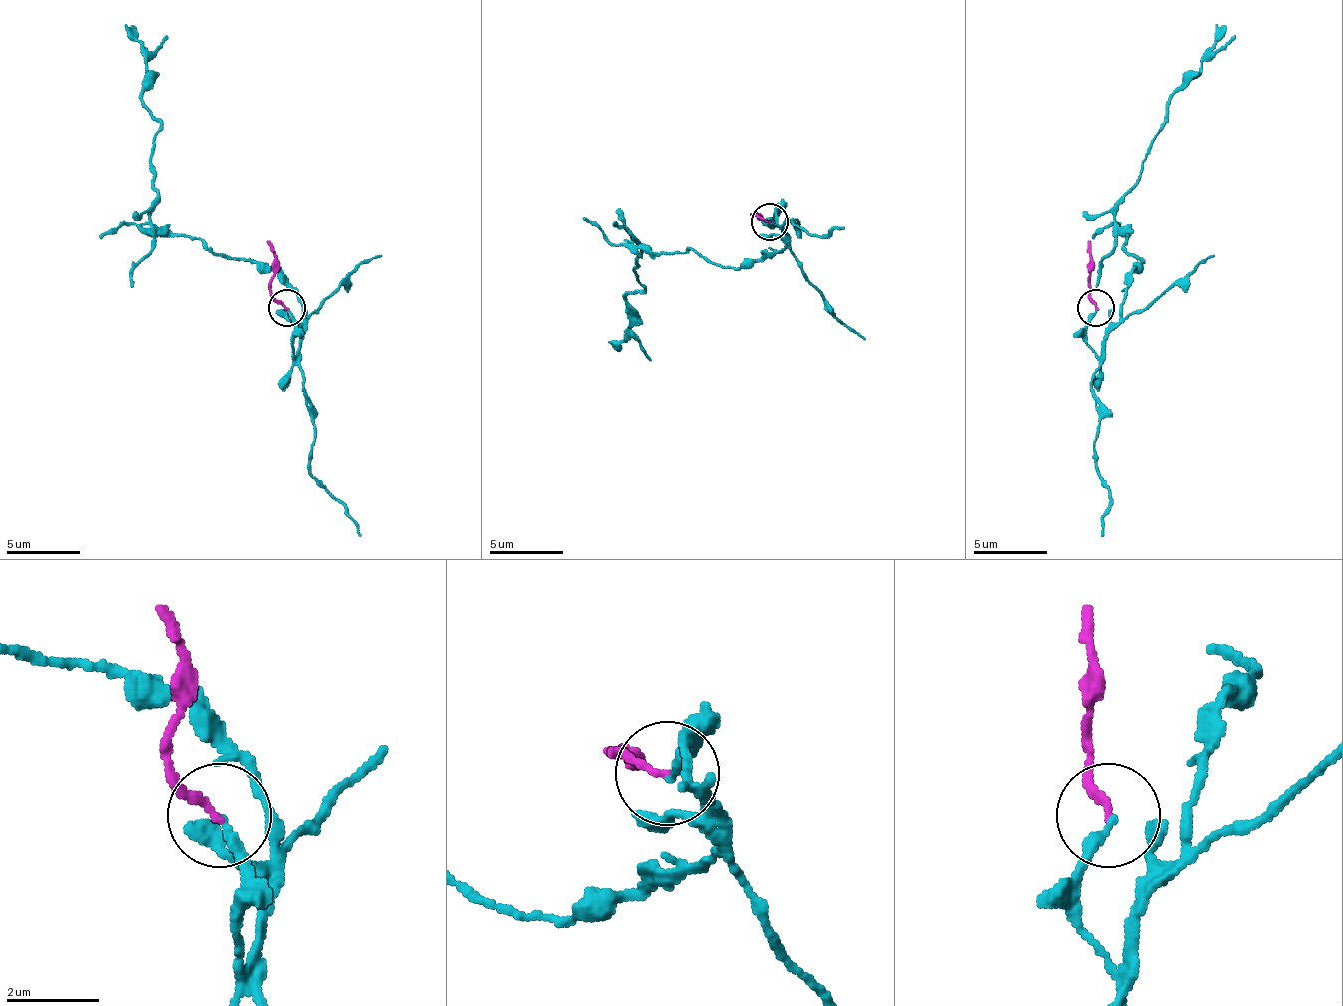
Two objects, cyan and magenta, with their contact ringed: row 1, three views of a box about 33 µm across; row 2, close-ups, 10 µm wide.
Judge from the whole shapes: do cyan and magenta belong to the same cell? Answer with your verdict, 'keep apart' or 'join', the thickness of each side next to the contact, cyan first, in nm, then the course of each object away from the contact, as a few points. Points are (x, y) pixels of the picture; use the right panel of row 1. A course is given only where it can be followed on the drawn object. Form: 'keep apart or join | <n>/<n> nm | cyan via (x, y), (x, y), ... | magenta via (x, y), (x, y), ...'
keep apart | 150/160 nm | cyan via (1096, 306), (1085, 329), (1096, 351), (1141, 262), (1115, 221), (1115, 203), (1200, 69), (1215, 24) | magenta via (1096, 306), (1089, 295), (1089, 240)

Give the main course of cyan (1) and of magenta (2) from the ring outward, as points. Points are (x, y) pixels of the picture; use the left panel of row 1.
1: (287, 306), (295, 351), (302, 303), (276, 269), (150, 221), (161, 125), (124, 24)
2: (287, 306), (272, 295), (272, 247), (265, 240)

